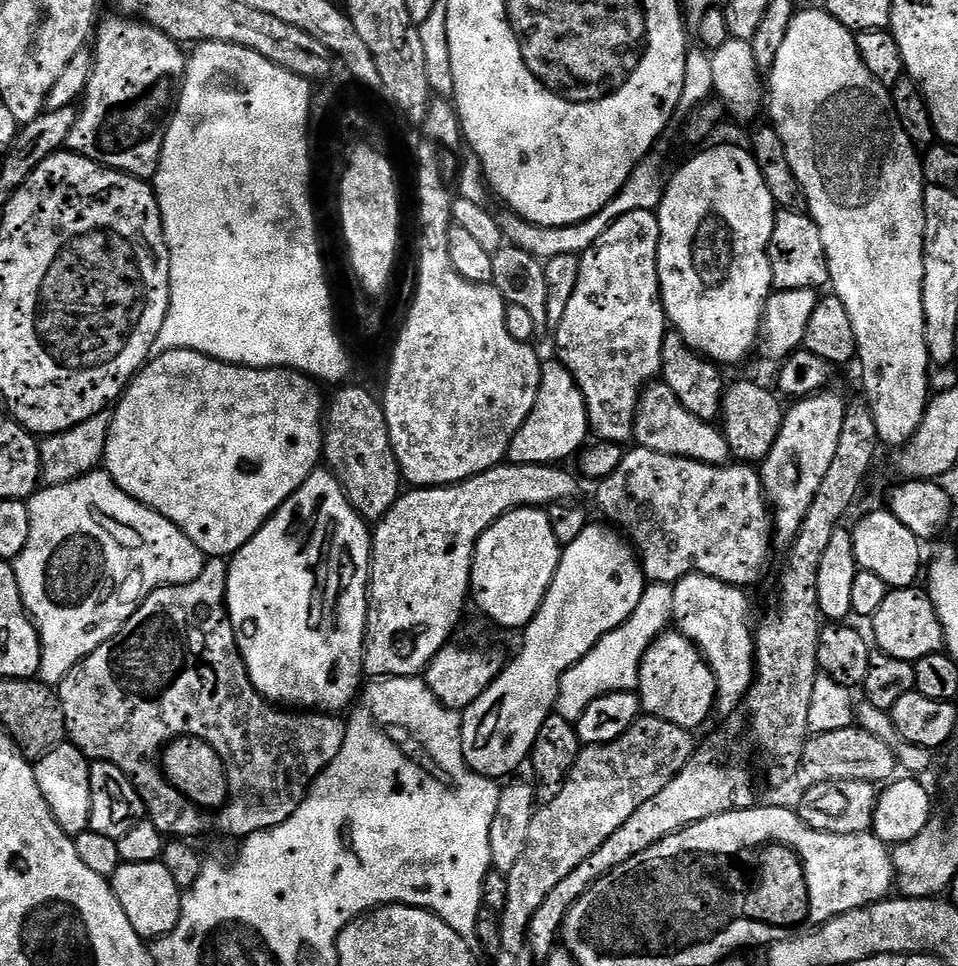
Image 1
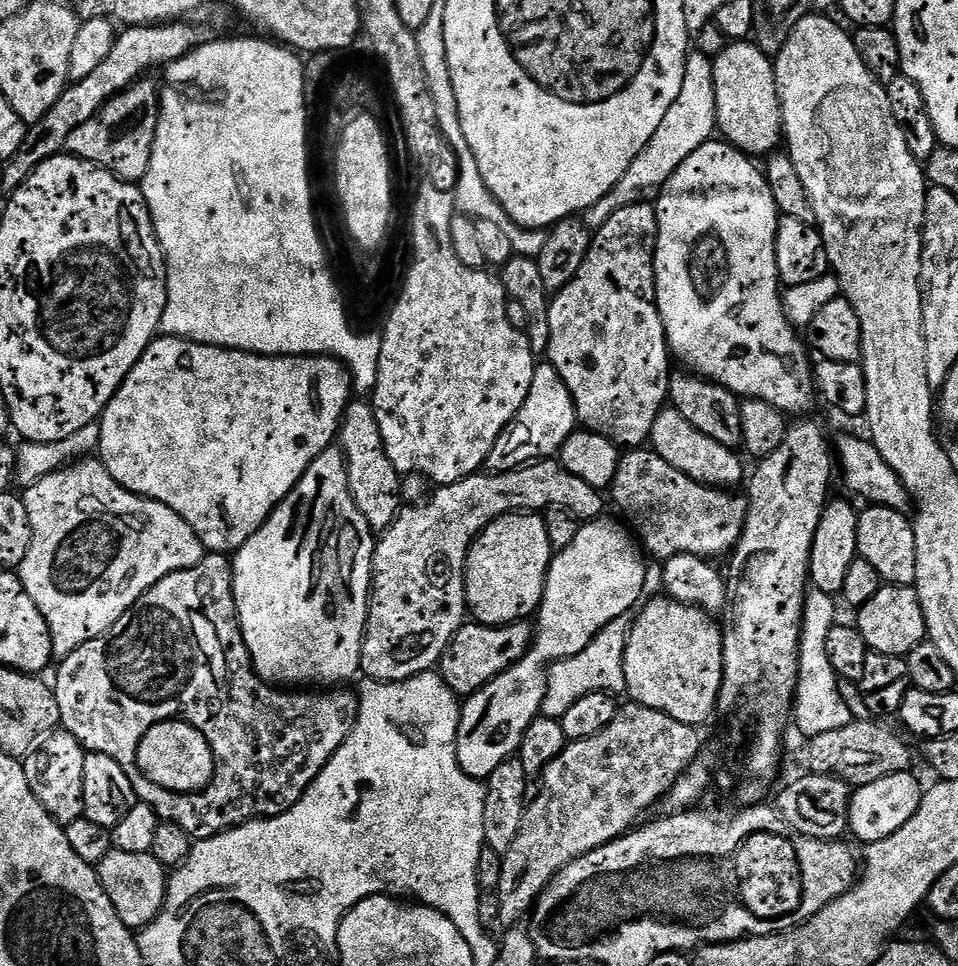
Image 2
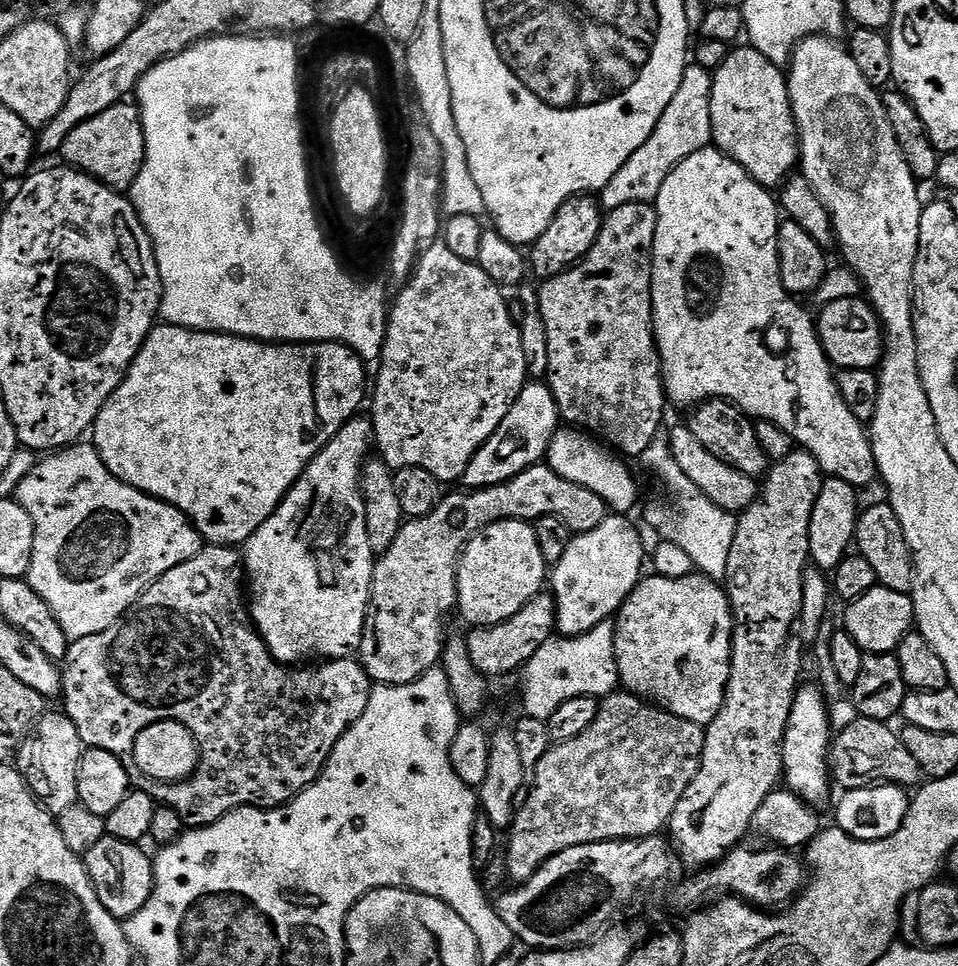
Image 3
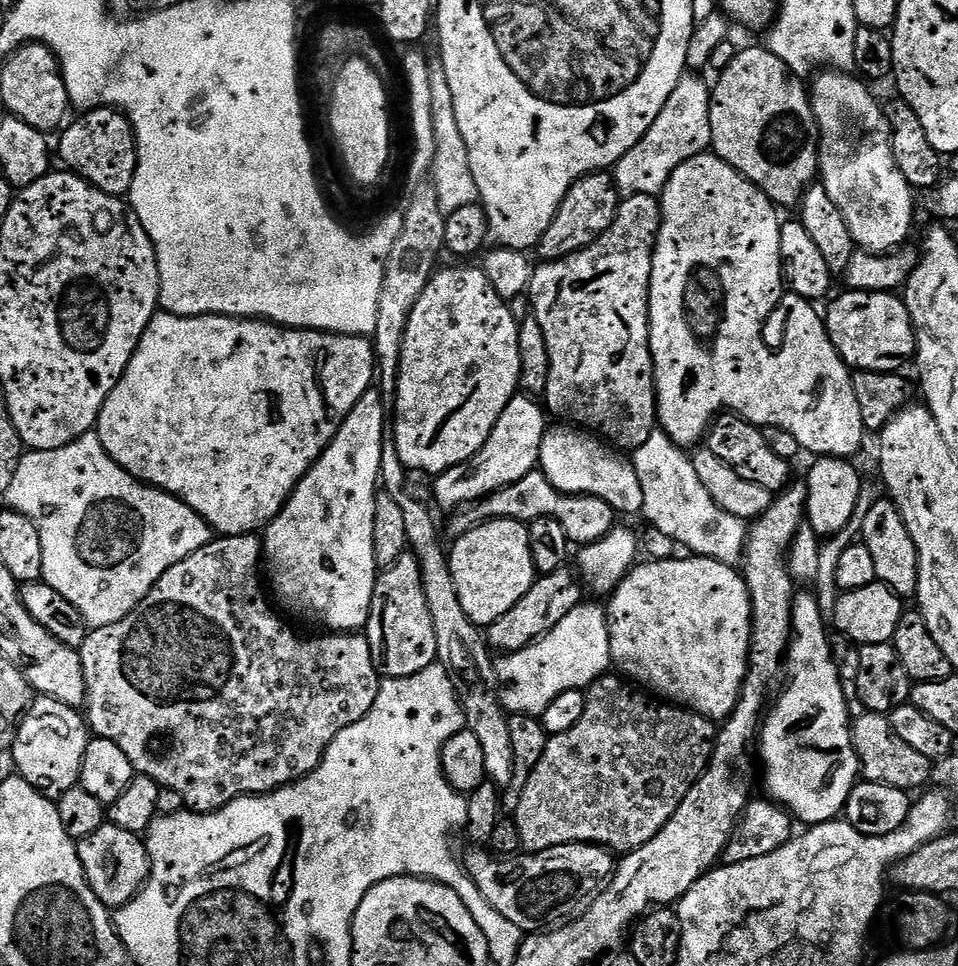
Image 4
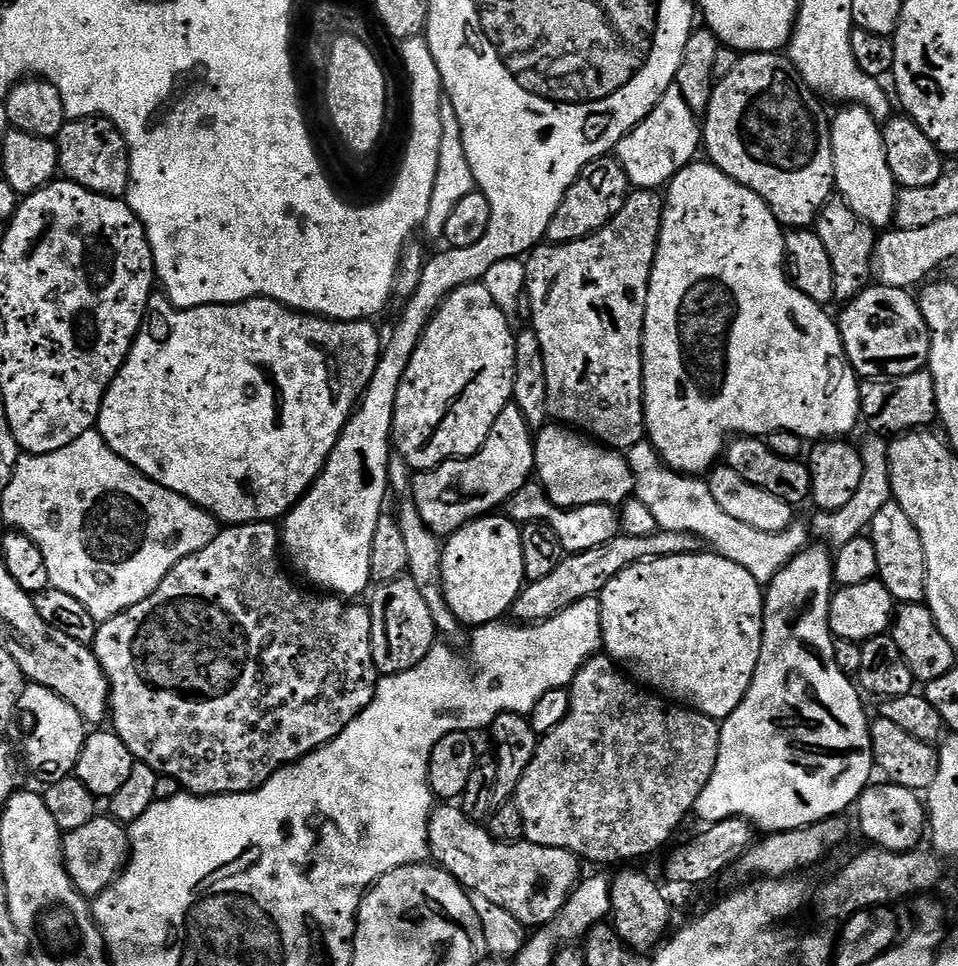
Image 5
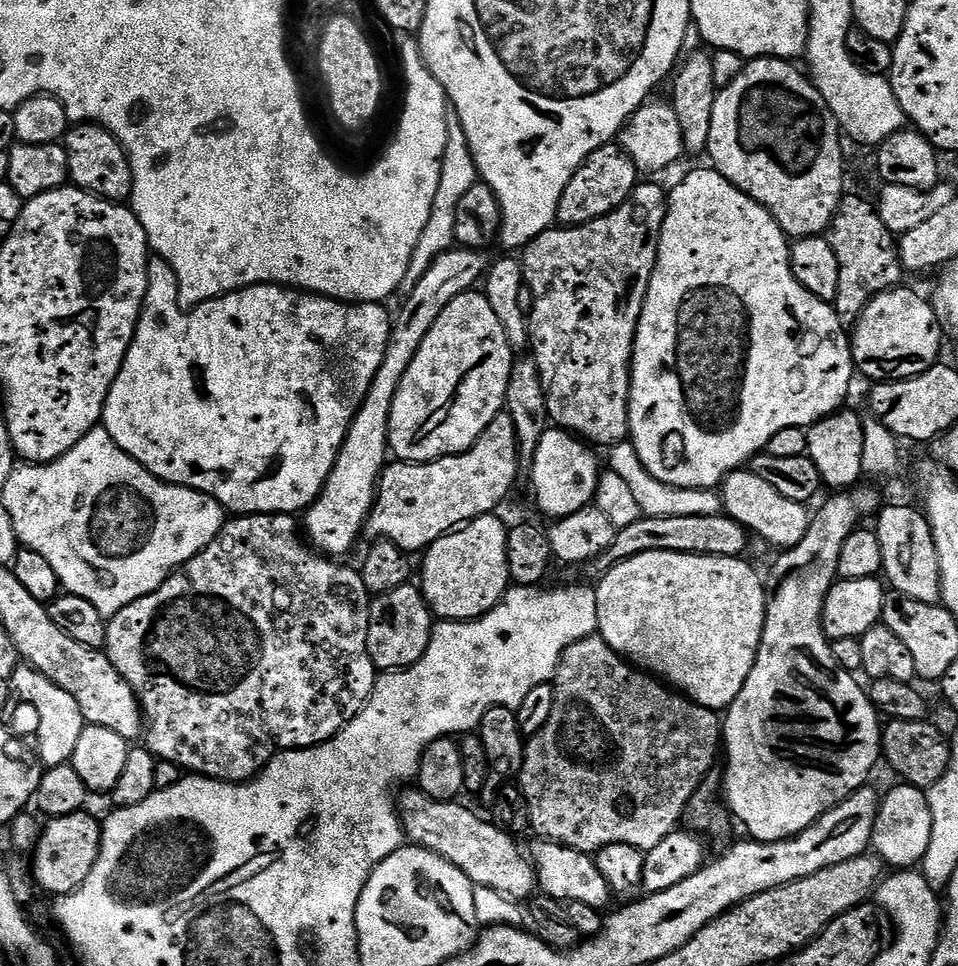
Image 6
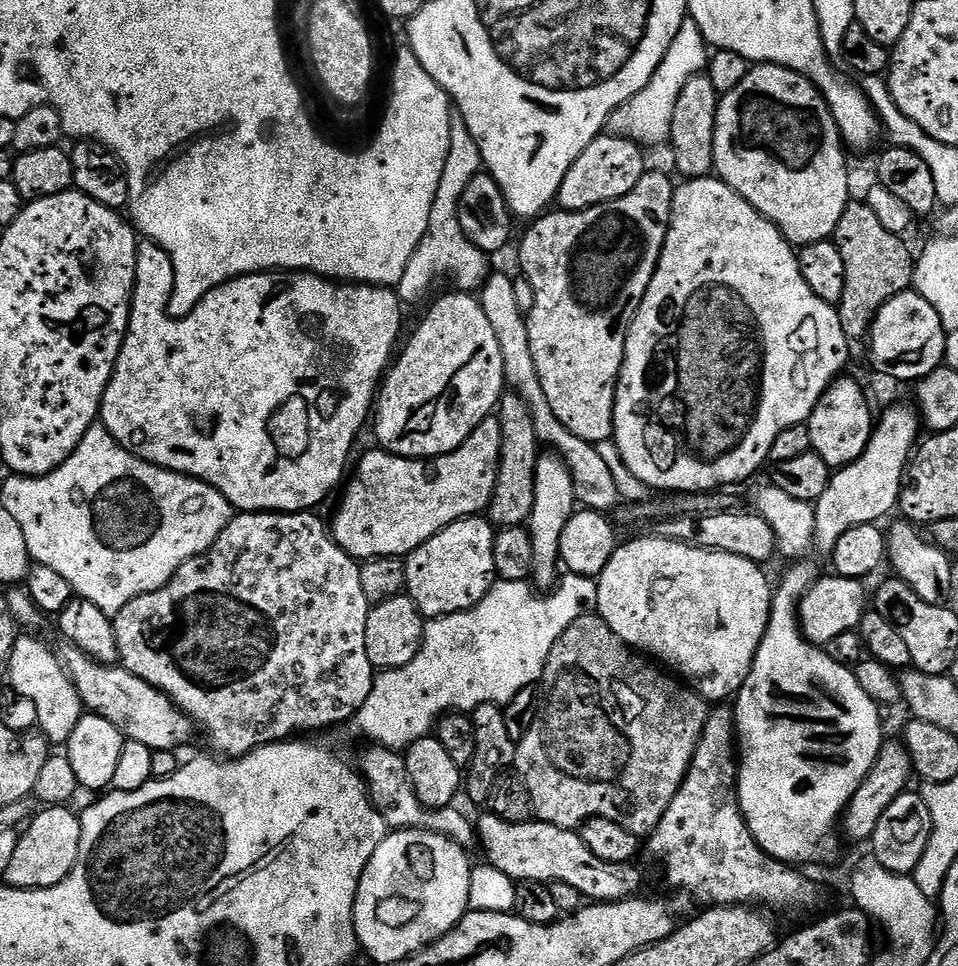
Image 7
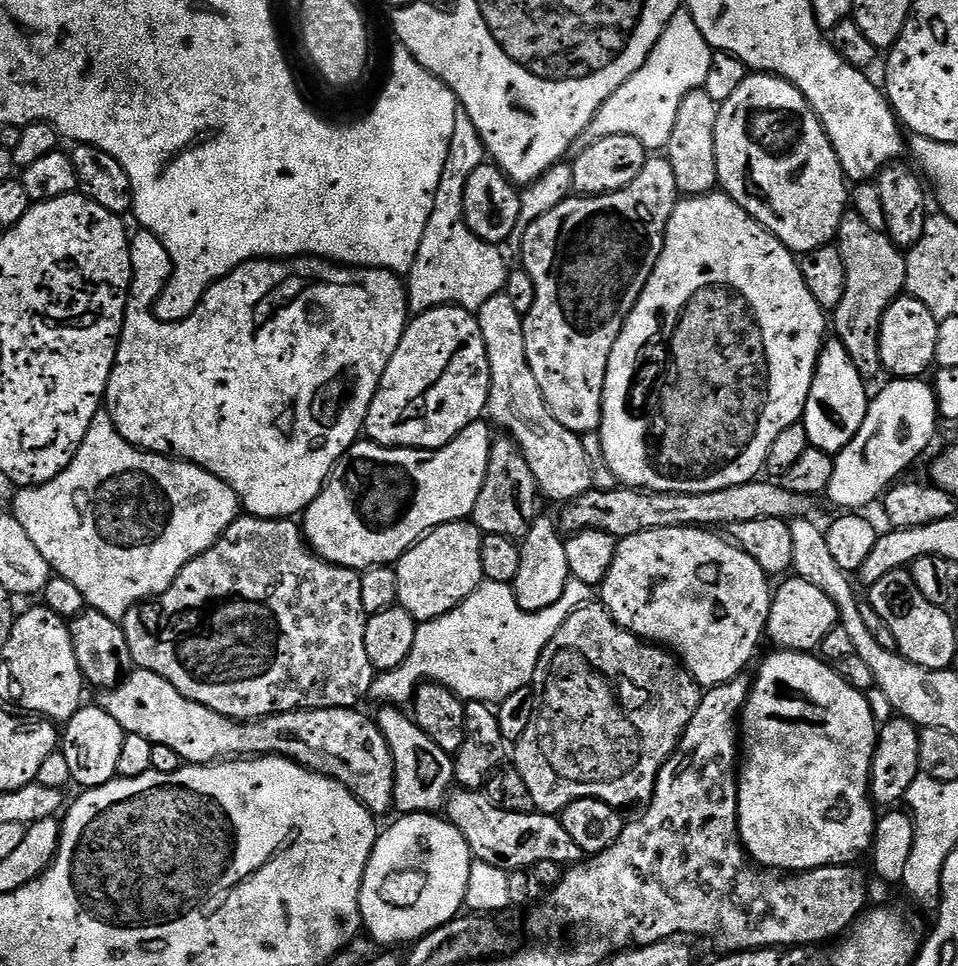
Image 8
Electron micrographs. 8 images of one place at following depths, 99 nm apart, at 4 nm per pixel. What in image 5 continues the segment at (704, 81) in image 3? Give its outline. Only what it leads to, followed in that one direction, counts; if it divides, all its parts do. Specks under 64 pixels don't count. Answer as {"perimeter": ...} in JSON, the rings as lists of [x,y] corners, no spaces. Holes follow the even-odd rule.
{"perimeter":[[[675,86],[668,88],[664,97],[618,142],[614,149],[616,161],[626,170],[629,185],[636,190],[660,190],[672,183],[673,178],[687,164],[697,159],[696,151],[702,148],[702,124],[697,113],[686,106],[686,98],[682,98],[682,90]]]}

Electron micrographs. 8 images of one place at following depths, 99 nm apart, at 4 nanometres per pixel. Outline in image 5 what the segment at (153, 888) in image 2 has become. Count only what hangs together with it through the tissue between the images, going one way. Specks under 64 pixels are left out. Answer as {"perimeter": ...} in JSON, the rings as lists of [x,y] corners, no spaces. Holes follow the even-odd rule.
{"perimeter":[[[98,814],[86,826],[63,833],[64,866],[76,887],[86,898],[95,898],[105,892],[120,875],[130,851],[125,825],[107,814]]]}

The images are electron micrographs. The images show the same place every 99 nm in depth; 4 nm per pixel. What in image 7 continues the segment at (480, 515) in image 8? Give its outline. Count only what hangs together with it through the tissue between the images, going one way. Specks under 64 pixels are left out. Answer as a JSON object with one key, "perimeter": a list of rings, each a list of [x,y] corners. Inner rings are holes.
{"perimeter":[[[515,390],[505,391],[498,405],[498,419],[502,430],[502,450],[498,478],[494,494],[486,509],[487,519],[497,529],[518,528],[527,525],[534,510],[534,486],[536,485],[536,462],[542,452],[542,445],[534,430],[532,411]]]}

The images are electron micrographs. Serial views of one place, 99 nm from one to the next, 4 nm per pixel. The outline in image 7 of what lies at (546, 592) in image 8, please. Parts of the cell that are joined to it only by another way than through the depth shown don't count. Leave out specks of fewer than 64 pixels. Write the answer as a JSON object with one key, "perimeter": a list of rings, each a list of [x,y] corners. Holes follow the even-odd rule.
{"perimeter":[[[555,454],[541,455],[536,462],[534,510],[526,525],[534,550],[531,579],[537,589],[548,590],[557,583],[558,571],[556,572],[556,568],[558,569],[560,564],[562,530],[566,530],[566,522],[570,522],[572,513],[577,511],[577,508],[576,487],[572,481],[570,470],[564,465],[564,461]]]}

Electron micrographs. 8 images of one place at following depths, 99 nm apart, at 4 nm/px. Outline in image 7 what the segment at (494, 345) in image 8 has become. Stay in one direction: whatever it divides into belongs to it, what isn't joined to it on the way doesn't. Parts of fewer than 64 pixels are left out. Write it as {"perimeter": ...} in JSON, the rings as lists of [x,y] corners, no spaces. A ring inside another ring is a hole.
{"perimeter":[[[493,271],[479,289],[478,299],[482,310],[486,310],[486,318],[490,318],[490,326],[494,326],[494,334],[498,337],[498,346],[502,346],[502,366],[504,367],[505,381],[528,404],[532,411],[534,430],[541,445],[548,444],[553,453],[564,461],[570,470],[572,481],[576,487],[577,501],[585,509],[593,512],[611,513],[621,503],[618,485],[614,482],[614,474],[606,467],[606,462],[598,455],[595,444],[588,444],[582,438],[570,434],[558,418],[554,418],[554,410],[550,410],[550,402],[546,402],[546,394],[542,394],[542,386],[538,378],[538,370],[534,366],[534,354],[530,354],[530,334],[528,321],[524,313],[518,310],[517,295],[514,294],[514,279],[511,275]]]}

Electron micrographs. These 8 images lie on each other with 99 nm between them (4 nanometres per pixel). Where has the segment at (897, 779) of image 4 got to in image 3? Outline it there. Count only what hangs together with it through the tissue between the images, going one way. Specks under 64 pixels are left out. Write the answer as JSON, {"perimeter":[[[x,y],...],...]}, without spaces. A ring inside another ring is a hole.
{"perimeter":[[[863,718],[853,719],[853,724],[848,724],[844,729],[835,733],[830,745],[830,775],[841,789],[870,788],[874,784],[899,784],[905,790],[912,790],[921,783],[922,773],[918,762],[902,746],[897,729],[892,729],[883,720],[866,720]]]}

